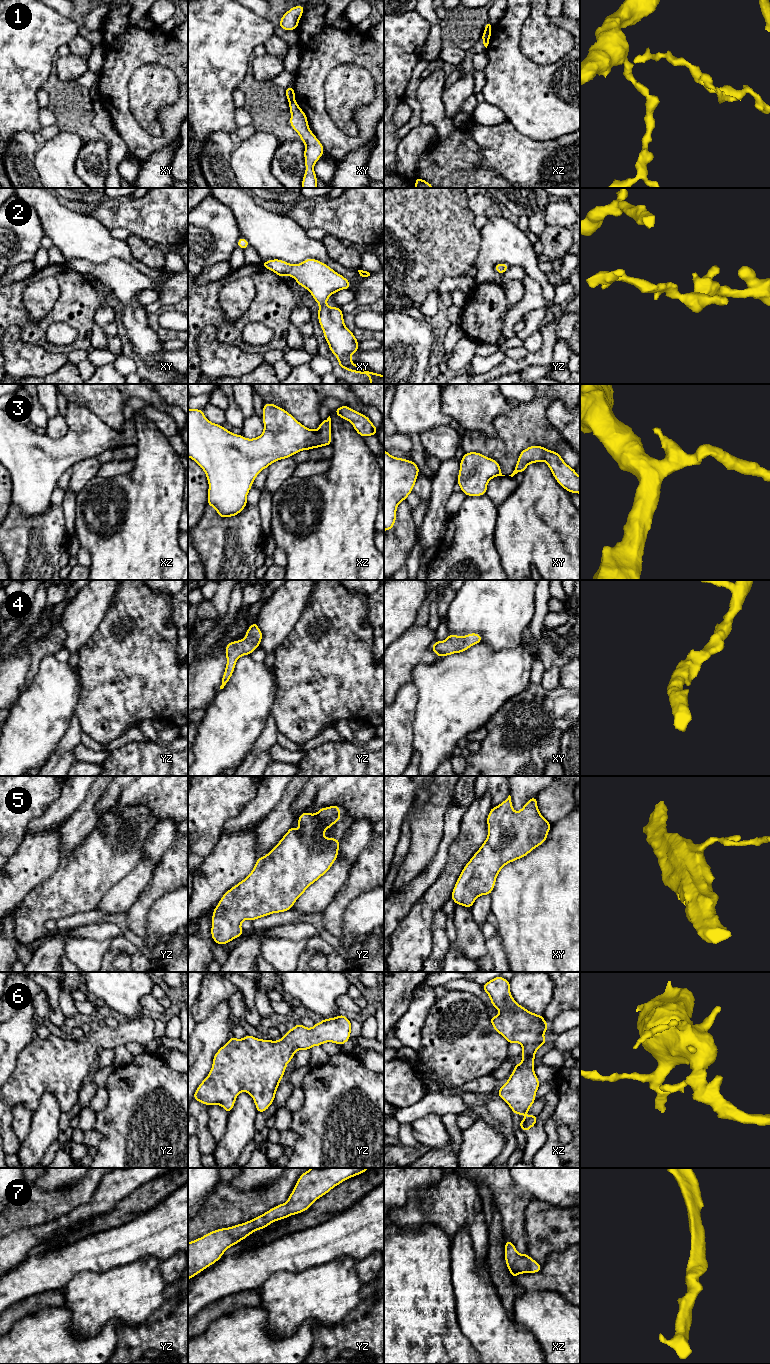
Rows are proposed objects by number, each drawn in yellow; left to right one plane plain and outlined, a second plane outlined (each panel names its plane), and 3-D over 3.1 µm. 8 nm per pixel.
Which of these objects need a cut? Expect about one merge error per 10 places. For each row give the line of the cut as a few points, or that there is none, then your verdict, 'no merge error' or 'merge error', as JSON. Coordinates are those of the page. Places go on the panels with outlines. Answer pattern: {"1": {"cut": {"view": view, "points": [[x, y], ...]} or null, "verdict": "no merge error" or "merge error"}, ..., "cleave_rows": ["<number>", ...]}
{"1": {"cut": {"view": "xy", "points": [[294, 99], [289, 101]]}, "verdict": "merge error"}, "2": {"cut": null, "verdict": "no merge error"}, "3": {"cut": null, "verdict": "no merge error"}, "4": {"cut": null, "verdict": "no merge error"}, "5": {"cut": null, "verdict": "no merge error"}, "6": {"cut": null, "verdict": "no merge error"}, "7": {"cut": null, "verdict": "no merge error"}, "cleave_rows": ["1"]}

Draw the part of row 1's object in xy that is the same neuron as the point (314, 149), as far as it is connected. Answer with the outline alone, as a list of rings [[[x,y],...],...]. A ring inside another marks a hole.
[[[295,100],[289,101],[290,126],[299,134],[305,144],[304,158],[306,171],[302,179],[302,188],[317,188],[317,176],[314,172],[314,165],[324,154],[321,142],[310,130],[306,114],[299,107]]]

